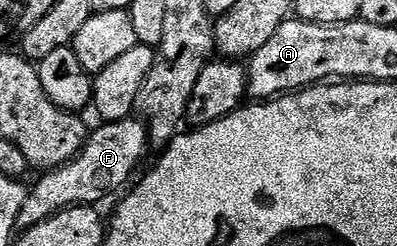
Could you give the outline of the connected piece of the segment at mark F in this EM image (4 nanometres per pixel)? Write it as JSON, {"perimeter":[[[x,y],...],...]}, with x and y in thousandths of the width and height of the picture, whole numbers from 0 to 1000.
{"perimeter":[[[348,476],[249,504],[242,528],[237,516],[227,533],[207,626],[181,659],[96,711],[98,744],[76,760],[58,858],[48,866],[45,915],[58,927],[91,919],[96,902],[151,870],[176,837],[252,829],[249,821],[264,817],[277,789],[295,785],[300,768],[307,776],[332,736],[330,703],[348,683],[368,610],[375,610],[370,516]]]}

